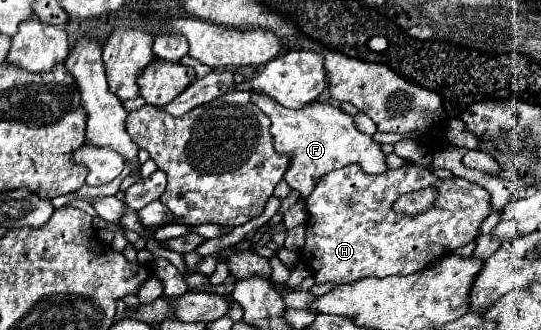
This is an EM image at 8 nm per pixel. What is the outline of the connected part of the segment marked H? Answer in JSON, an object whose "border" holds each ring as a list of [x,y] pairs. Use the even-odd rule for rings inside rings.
{"border":[[[350,164],[326,174],[308,196],[306,210],[308,210],[308,222],[306,222],[306,244],[302,250],[302,258],[312,268],[316,284],[324,284],[324,282],[348,284],[366,276],[386,278],[386,276],[408,276],[420,272],[434,260],[472,242],[478,236],[478,228],[482,220],[488,214],[492,214],[490,194],[482,186],[468,182],[464,178],[440,180],[422,166],[402,166],[394,170],[388,168],[382,174],[366,174],[360,164]],[[426,186],[438,188],[438,200],[434,208],[418,216],[402,216],[392,210],[392,204],[396,202],[398,196],[402,196],[408,190],[422,190]]]}

